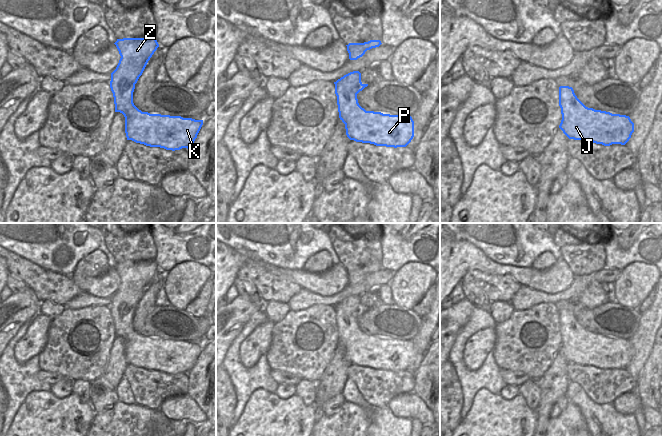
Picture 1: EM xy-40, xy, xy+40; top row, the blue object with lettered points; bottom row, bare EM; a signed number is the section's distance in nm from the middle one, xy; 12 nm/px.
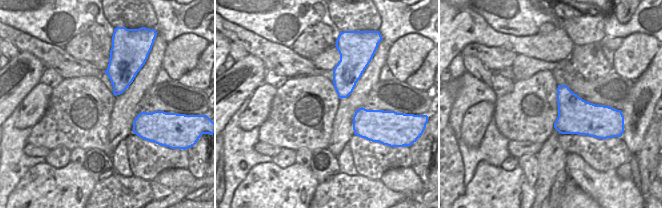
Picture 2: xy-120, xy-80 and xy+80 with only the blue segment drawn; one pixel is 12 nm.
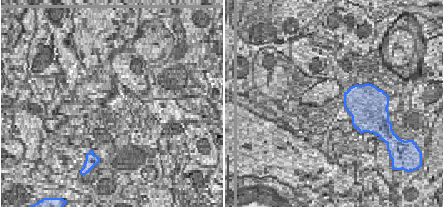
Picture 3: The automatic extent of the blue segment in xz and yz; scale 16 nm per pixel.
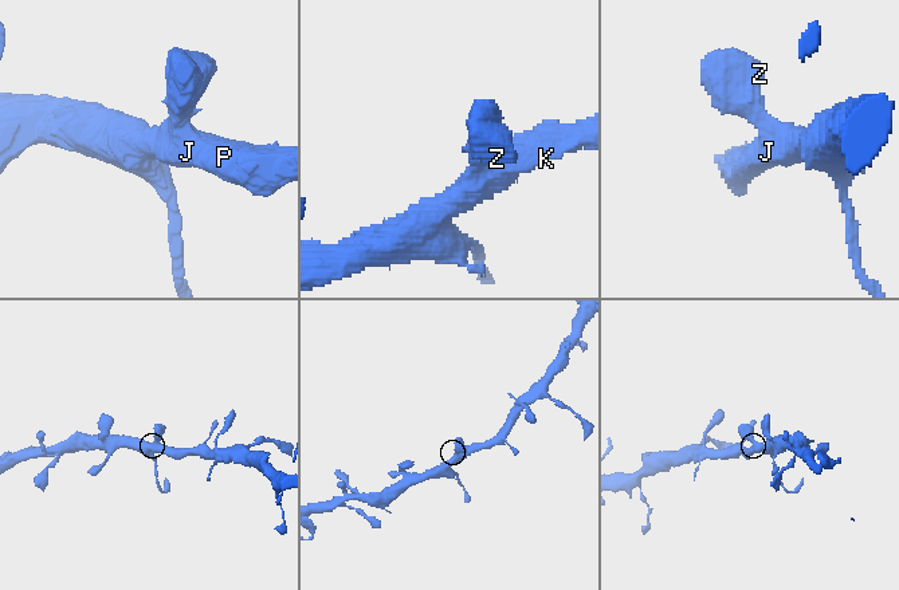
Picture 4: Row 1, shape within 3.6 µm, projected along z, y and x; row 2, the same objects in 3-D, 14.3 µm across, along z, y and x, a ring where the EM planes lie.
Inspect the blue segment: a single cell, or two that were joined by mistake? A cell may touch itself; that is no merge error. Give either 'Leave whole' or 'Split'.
Leave whole

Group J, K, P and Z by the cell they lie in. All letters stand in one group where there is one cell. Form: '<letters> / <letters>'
J K P Z

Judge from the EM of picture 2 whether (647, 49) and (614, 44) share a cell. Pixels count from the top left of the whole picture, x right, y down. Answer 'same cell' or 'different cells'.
different cells

